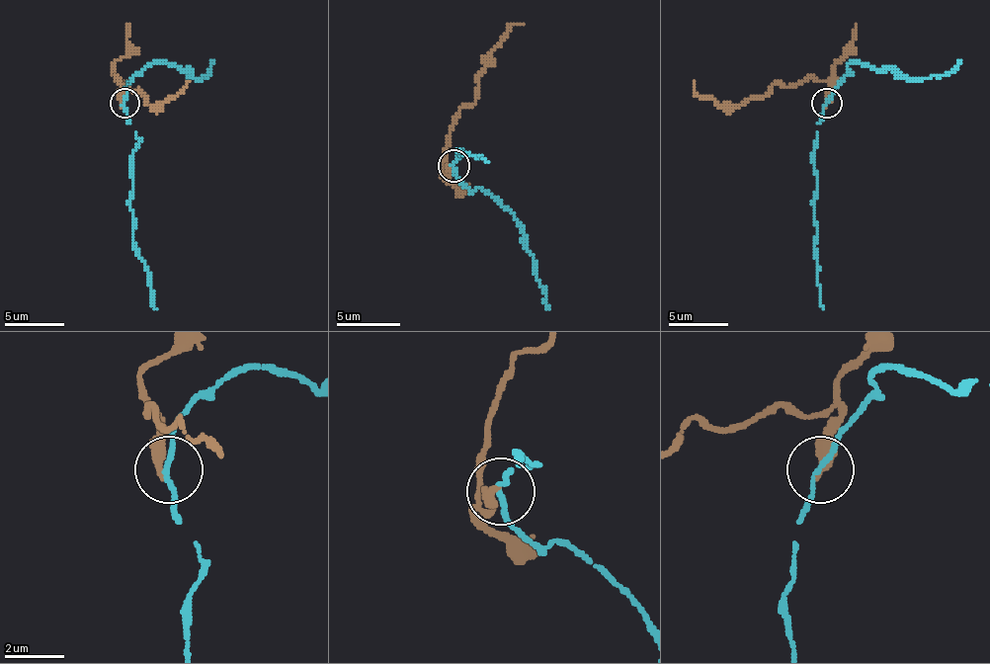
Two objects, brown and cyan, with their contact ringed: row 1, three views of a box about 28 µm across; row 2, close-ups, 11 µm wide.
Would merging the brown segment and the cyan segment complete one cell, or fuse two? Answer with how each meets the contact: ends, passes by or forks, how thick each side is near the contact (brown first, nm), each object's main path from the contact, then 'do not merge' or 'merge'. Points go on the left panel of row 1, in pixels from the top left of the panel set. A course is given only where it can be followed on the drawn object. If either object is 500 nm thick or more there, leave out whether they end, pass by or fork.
brown ends there; cyan passes by; 340 nm thick on the brown side, 160 nm on the other; brown runs (123, 105), (118, 78), (156, 105), (172, 99), (190, 81); cyan runs (123, 102), (138, 140), (132, 153), (129, 201), (135, 255), (144, 264), (150, 302), (156, 308); do not merge

